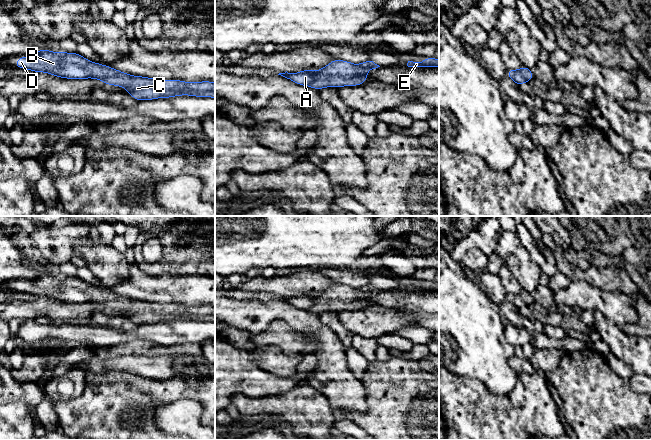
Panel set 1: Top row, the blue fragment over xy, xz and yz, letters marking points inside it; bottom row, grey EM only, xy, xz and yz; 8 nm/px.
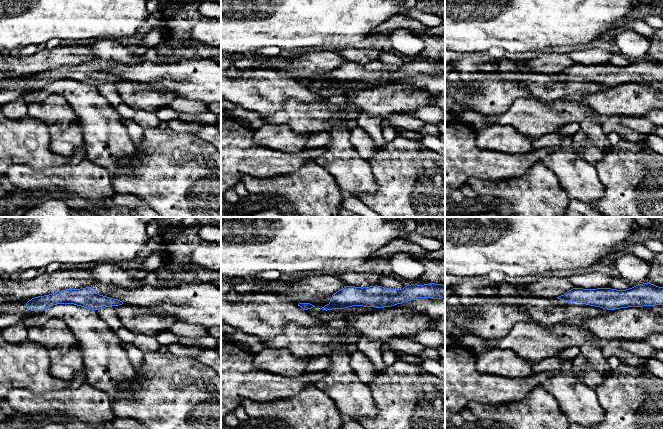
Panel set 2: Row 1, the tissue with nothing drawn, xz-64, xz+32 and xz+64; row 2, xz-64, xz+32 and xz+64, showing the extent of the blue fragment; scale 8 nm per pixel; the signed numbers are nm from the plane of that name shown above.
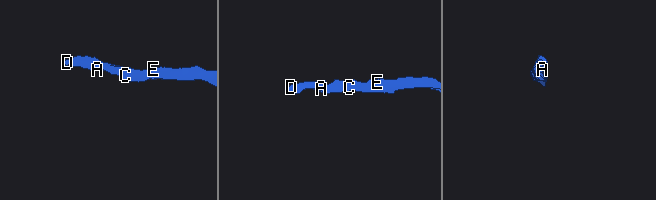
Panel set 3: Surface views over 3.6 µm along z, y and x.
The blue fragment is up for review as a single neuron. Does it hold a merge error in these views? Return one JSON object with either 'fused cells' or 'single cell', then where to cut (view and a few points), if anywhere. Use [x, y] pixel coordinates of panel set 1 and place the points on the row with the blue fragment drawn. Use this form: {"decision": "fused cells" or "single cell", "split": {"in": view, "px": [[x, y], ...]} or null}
{"decision": "single cell", "split": null}

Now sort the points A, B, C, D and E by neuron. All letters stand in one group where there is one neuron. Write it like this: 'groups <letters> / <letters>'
groups A B C D E

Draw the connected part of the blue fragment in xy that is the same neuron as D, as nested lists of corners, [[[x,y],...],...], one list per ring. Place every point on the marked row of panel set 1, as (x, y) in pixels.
[[[46,48],[29,57],[19,57],[15,68],[45,72],[66,79],[100,79],[103,83],[127,89],[137,101],[169,98],[181,95],[215,98],[215,83],[188,83],[181,80],[159,80],[133,76],[112,67],[94,63],[78,53],[51,52]]]

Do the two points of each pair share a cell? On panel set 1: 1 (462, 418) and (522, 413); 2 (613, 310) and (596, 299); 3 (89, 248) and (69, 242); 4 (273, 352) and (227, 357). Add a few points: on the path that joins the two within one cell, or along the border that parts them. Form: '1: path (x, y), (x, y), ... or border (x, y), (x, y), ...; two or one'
1: path (477, 418), (507, 418); one
2: path (609, 306), (604, 305), (600, 301); one
3: border (88, 235), (78, 238), (73, 250); two
4: border (253, 351), (252, 356), (267, 372); two

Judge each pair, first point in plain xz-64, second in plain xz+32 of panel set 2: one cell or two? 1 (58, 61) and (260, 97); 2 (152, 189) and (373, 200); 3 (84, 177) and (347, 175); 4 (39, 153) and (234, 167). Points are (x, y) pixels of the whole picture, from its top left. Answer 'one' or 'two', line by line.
1: two
2: one
3: two
4: one

